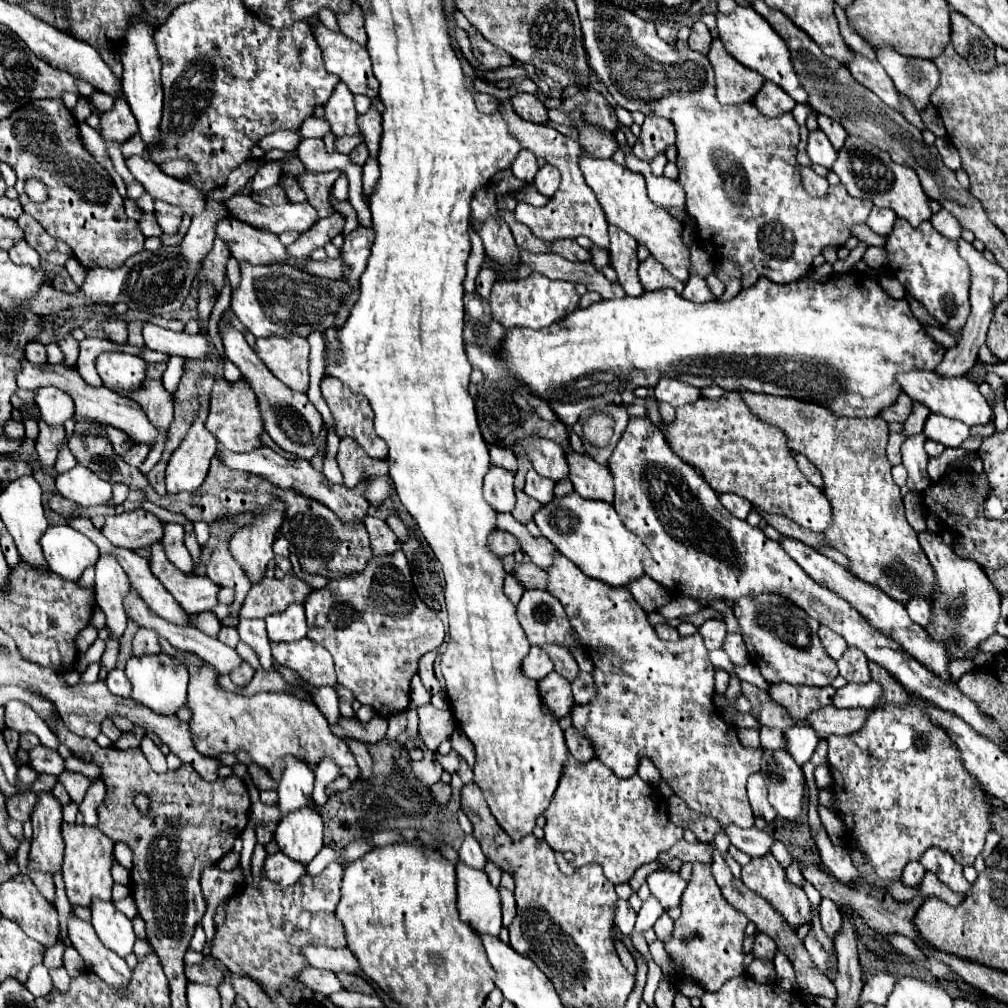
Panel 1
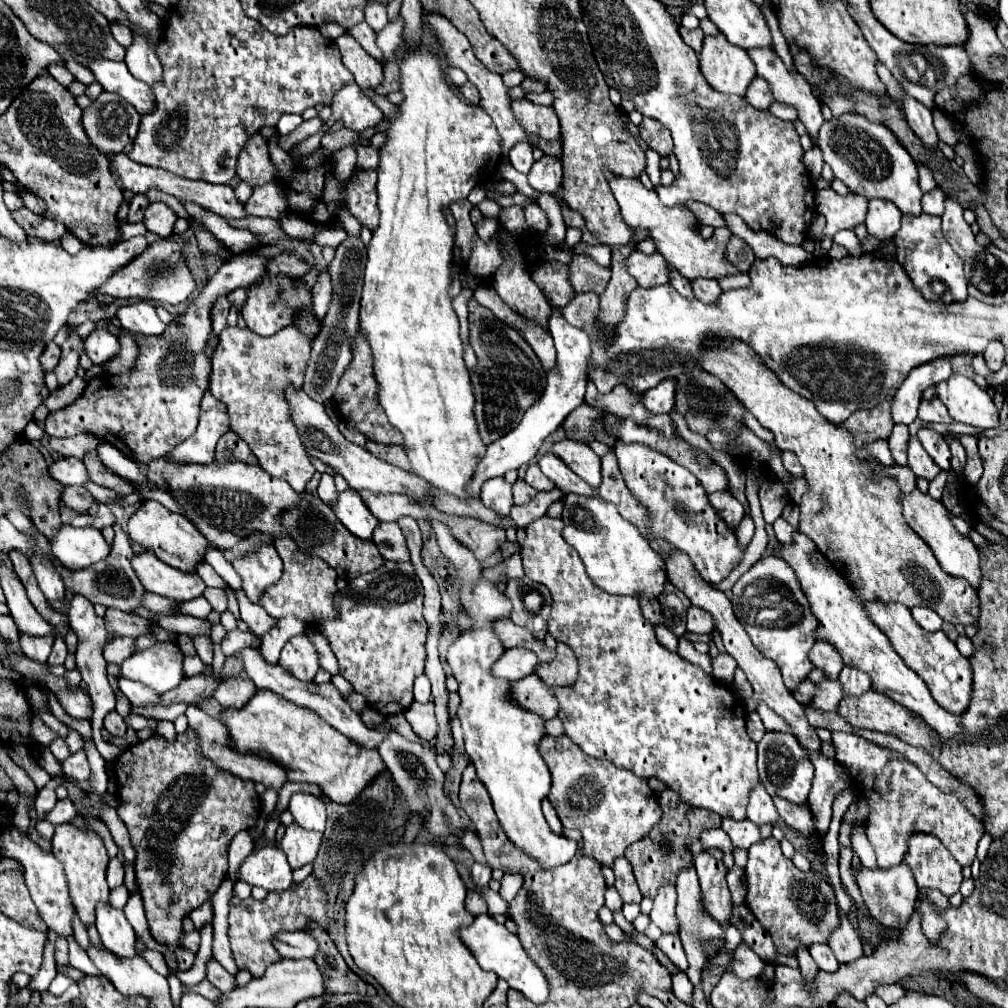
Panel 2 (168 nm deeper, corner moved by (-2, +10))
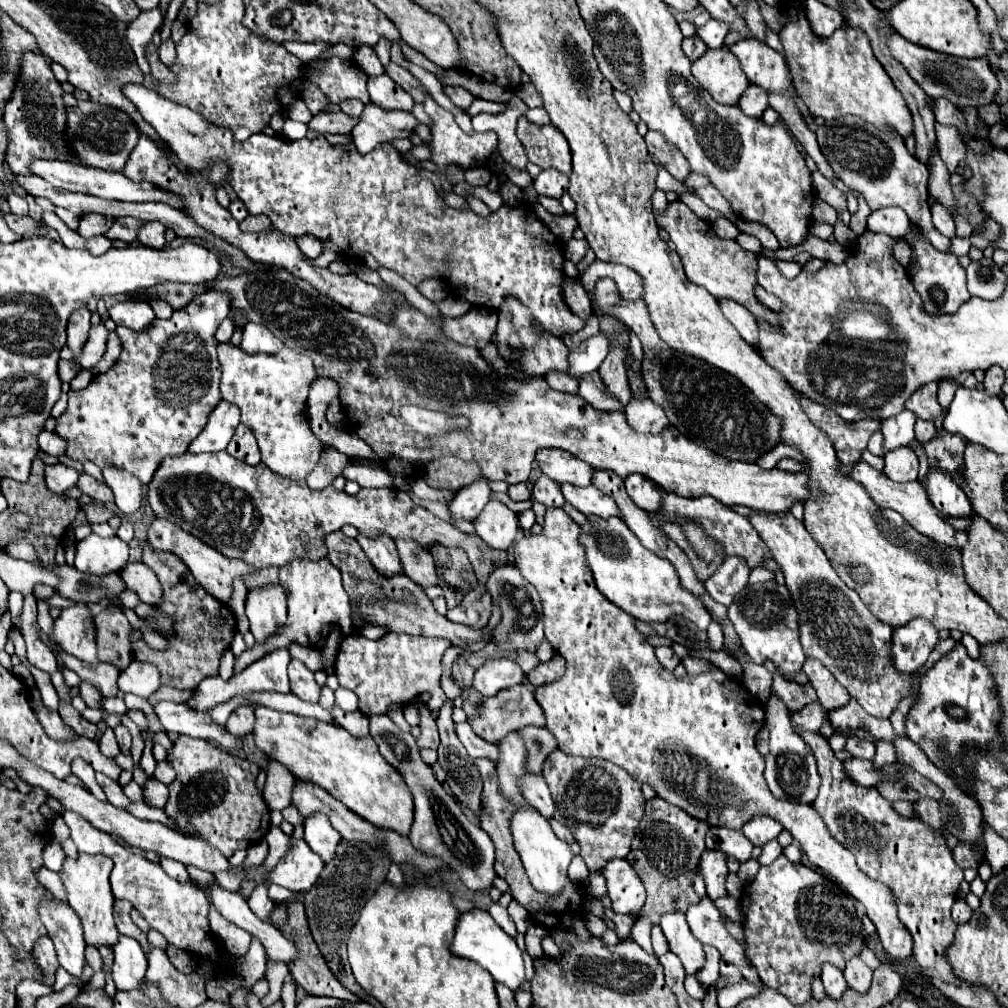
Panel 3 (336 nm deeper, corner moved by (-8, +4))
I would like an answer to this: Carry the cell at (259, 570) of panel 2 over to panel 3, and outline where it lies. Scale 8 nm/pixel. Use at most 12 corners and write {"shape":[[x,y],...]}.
{"shape":[[282,584],[250,590],[246,616],[258,642],[286,618]]}

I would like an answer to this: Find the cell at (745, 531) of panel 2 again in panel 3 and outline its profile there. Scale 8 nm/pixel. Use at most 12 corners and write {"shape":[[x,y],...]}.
{"shape":[[728,556],[708,578],[708,592],[730,606],[748,584],[746,558]]}

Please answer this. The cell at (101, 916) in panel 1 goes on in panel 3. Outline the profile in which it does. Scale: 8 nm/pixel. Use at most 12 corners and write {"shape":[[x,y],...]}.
{"shape":[[118,938],[112,946],[112,976],[118,990],[134,990],[146,974],[138,940]]}

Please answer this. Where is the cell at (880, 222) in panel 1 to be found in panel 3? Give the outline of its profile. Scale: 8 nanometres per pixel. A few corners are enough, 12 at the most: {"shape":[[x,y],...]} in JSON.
{"shape":[[900,208],[868,216],[868,230],[902,238],[910,220]]}

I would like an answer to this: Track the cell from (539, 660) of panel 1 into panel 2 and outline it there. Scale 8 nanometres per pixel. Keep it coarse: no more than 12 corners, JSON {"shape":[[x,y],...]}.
{"shape":[[510,648],[494,662],[494,676],[520,680],[534,672],[538,658]]}

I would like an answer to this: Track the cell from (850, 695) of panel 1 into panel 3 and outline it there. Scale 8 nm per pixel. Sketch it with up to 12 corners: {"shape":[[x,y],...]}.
{"shape":[[820,700],[794,712],[792,722],[804,730],[820,730],[828,710]]}

